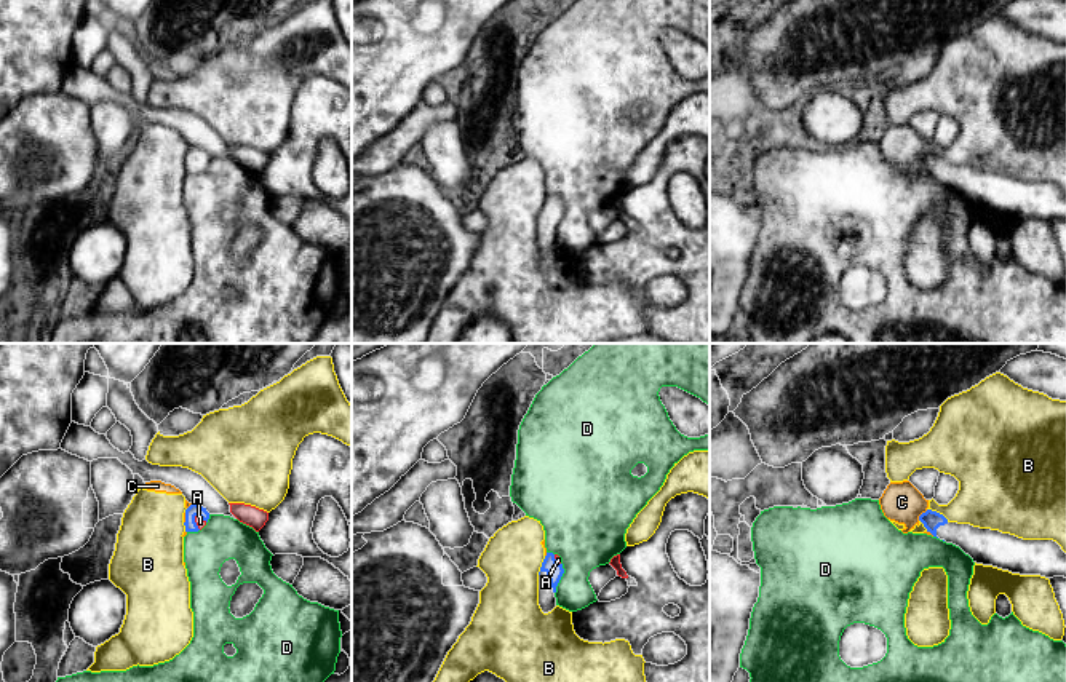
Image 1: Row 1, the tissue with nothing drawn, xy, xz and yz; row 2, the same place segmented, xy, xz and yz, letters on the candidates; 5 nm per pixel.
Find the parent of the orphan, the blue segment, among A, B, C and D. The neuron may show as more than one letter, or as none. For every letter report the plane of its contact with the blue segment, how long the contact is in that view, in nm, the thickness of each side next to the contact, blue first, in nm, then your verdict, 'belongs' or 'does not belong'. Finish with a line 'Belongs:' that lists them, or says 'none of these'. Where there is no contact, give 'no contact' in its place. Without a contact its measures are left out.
A: meets blue in xy; contact 80 nm long; 70 nm thick on the blue side, 50 nm on the other; belongs
B: meets blue in yz; contact 130 nm long; 90 nm thick on the blue side, 280 nm on the other; does not belong
C: meets blue in yz; contact 80 nm long; 90 nm thick on the blue side, 200 nm on the other; does not belong
D: meets blue in xz; contact 160 nm long; 90 nm thick on the blue side, 320 nm on the other; does not belong
Belongs: A

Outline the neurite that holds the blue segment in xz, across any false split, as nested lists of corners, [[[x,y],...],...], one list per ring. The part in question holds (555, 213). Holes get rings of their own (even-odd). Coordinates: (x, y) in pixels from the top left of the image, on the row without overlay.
[[[547,195],[539,217],[539,248],[543,256],[551,254],[556,249],[556,228],[564,216],[561,200],[553,195]]]

